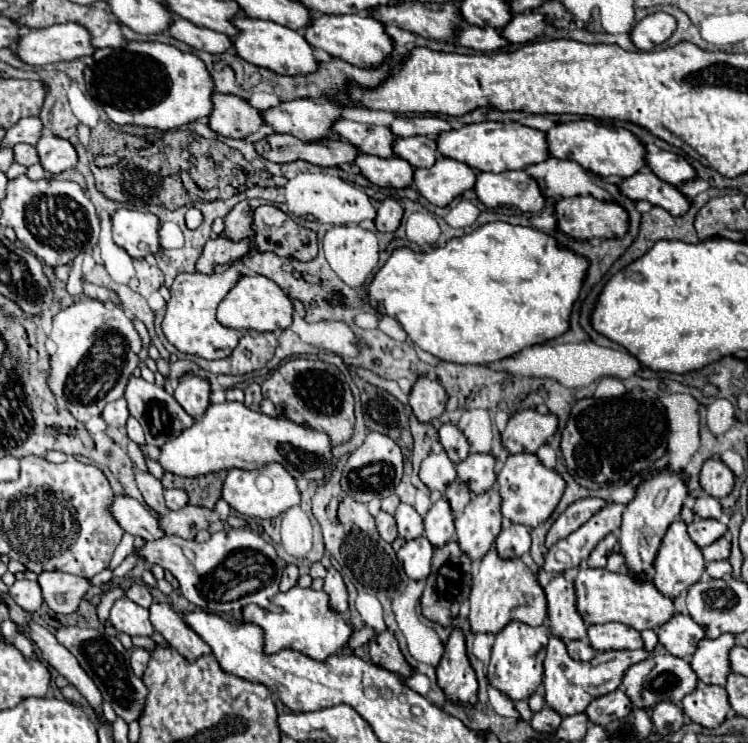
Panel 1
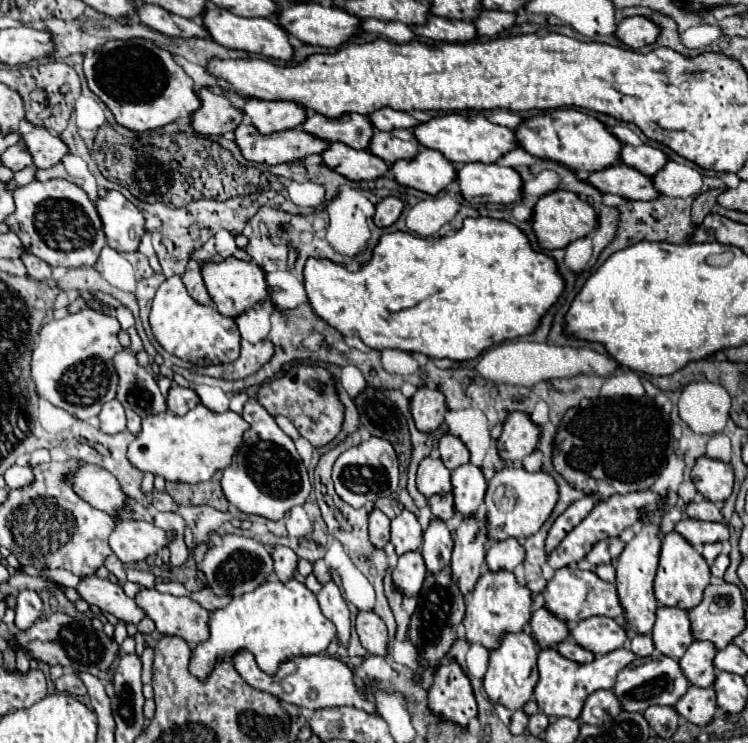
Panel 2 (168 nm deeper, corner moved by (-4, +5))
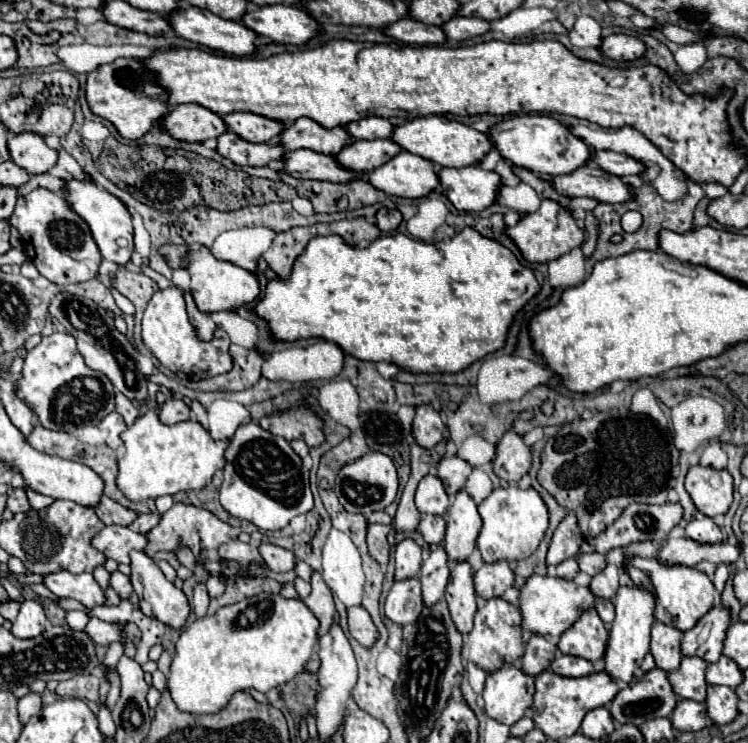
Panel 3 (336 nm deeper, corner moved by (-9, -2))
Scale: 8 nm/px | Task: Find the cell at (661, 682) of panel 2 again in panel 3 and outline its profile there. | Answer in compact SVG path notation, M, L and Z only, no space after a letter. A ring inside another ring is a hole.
M655 668L623 686L609 704L609 712L619 724L641 726L653 718L669 718L675 704L677 696L669 688L667 674Z

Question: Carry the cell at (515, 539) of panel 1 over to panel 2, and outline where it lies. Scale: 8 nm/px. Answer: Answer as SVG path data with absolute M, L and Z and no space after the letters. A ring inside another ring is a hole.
M514 537L506 541L492 541L486 553L486 565L492 571L496 569L514 571L514 567L518 567L522 561L524 561L524 547Z

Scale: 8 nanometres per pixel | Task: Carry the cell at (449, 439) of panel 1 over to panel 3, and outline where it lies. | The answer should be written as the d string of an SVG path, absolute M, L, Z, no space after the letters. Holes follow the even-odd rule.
M459 456L453 458L443 458L437 464L437 476L441 478L449 498L453 498L467 482L467 476L471 474L473 468L469 468L469 464L465 464L465 460L461 460Z

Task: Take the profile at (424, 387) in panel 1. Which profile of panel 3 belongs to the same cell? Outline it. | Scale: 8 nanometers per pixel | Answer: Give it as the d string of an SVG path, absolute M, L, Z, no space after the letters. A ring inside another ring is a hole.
M423 404L417 408L417 414L413 418L413 436L415 442L421 448L433 448L437 442L443 440L445 424L441 422L441 416L433 406Z

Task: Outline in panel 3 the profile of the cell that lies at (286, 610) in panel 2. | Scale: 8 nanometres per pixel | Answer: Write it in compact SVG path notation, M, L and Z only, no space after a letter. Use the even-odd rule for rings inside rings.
M261 594L231 606L223 606L213 616L191 622L181 630L181 636L175 642L175 656L167 676L171 700L181 712L215 714L229 704L235 692L249 688L267 692L271 688L283 686L285 682L293 680L303 670L303 664L311 658L311 650L317 646L317 624L319 620L309 612L309 608L305 608L305 604L299 600L285 600L279 594ZM247 606L255 606L259 610L259 620L249 628L239 628L237 614L241 614Z

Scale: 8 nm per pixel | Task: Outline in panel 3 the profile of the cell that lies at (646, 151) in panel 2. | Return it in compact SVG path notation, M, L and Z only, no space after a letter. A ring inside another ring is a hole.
M593 150L589 162L597 164L601 170L613 174L613 176L631 176L631 174L641 174L645 166L637 162L631 156L609 152L609 150Z

